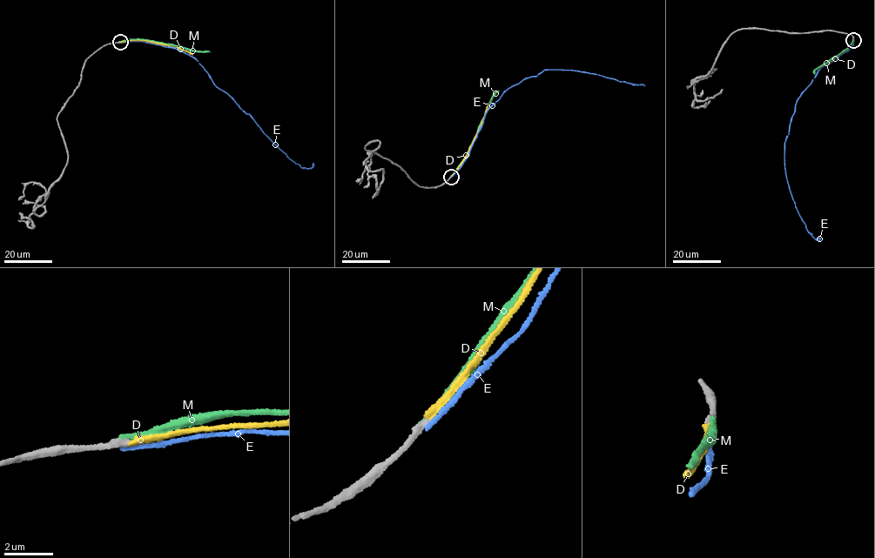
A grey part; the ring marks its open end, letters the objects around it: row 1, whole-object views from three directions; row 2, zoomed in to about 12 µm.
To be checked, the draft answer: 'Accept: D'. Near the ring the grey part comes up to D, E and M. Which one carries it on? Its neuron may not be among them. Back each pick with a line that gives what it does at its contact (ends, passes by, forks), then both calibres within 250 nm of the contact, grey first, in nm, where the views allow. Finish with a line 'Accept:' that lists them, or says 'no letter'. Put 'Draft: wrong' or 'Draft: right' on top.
Draft: right
D: it ends; calibres 260 and 280 nm
Accept: D

